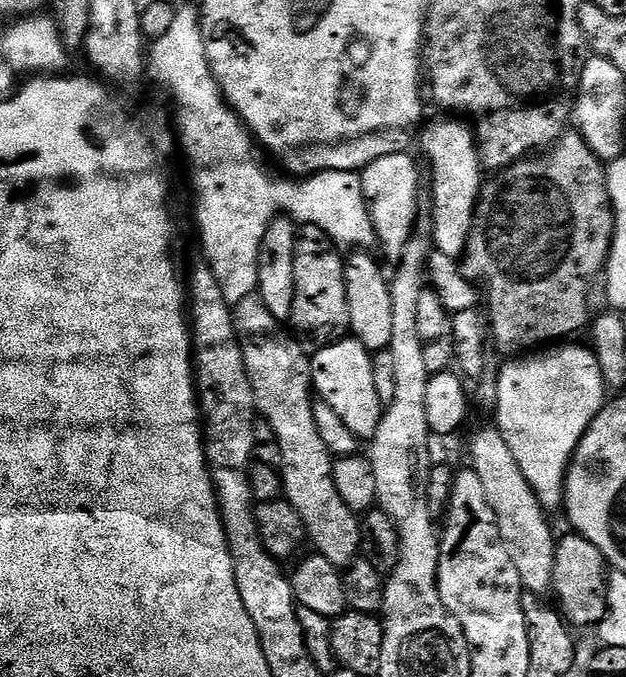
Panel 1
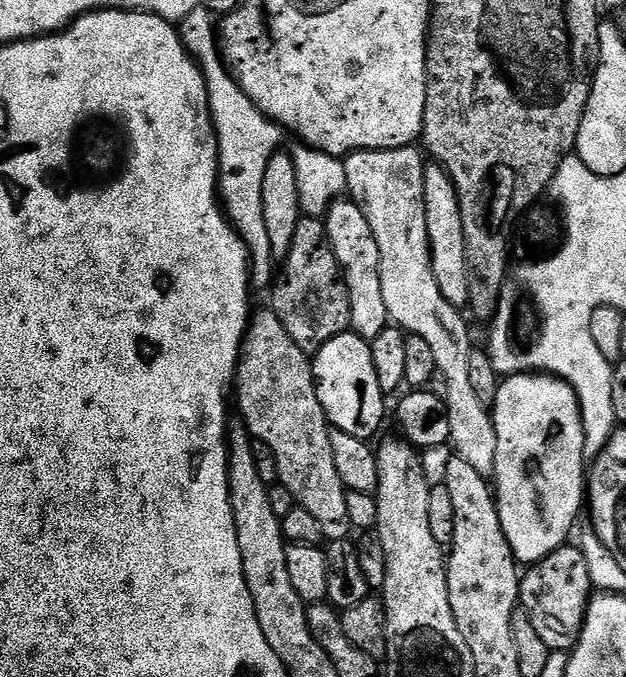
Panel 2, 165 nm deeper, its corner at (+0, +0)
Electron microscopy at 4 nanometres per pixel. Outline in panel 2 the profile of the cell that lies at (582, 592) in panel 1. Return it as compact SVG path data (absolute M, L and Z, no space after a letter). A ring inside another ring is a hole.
M563 546L548 557L542 558L536 564L531 565L520 578L520 602L519 607L530 618L534 630L538 630L538 638L546 642L546 646L552 652L571 653L580 640L584 629L584 619L588 613L588 601L594 595L592 579L590 578L590 566L586 564L586 558L579 546Z

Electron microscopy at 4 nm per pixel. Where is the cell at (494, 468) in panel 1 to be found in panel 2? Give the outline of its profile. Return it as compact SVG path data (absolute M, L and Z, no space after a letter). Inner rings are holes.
M415 147L407 148L383 148L381 152L354 152L343 161L345 166L347 191L351 199L355 200L357 206L366 214L366 222L370 222L370 230L374 230L374 242L378 242L378 254L380 255L380 277L382 278L382 298L386 298L386 310L388 319L393 325L404 329L405 333L423 338L430 345L430 350L434 350L434 362L436 370L441 371L447 379L447 395L444 399L445 406L448 408L450 420L449 441L454 449L455 455L462 458L462 462L470 462L478 474L485 478L491 477L495 470L495 451L498 448L498 438L495 437L495 422L492 420L492 412L482 402L478 402L478 394L474 394L474 389L470 386L470 354L474 351L472 336L468 333L468 324L463 320L461 309L450 306L446 298L442 298L442 290L438 290L438 282L434 282L434 270L432 269L432 259L430 258L430 246L428 245L428 235L426 234L426 206L424 205L424 195L422 194L422 182L424 181L425 157L419 151L416 153Z

